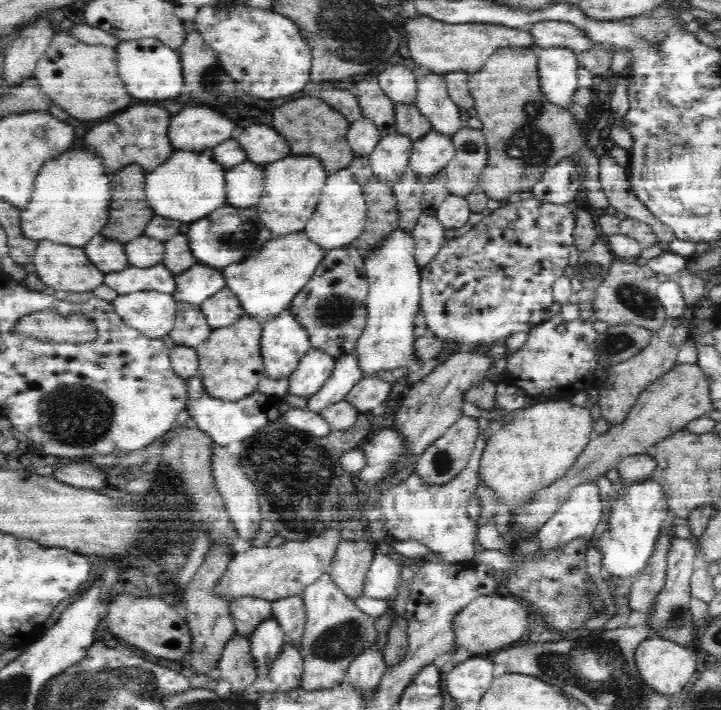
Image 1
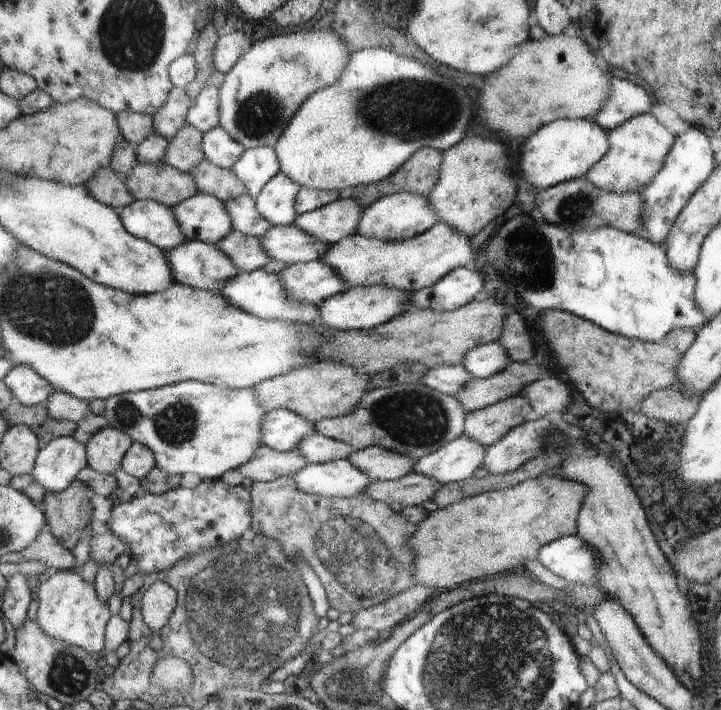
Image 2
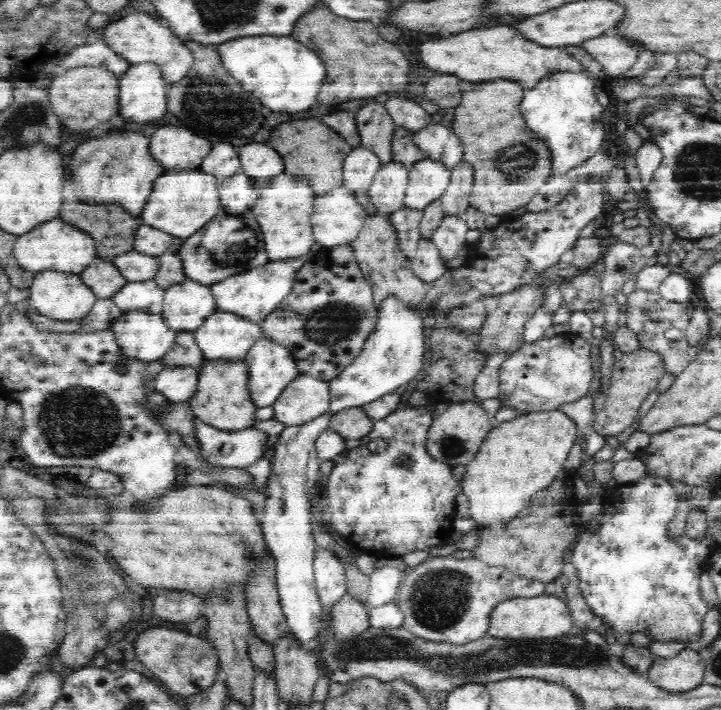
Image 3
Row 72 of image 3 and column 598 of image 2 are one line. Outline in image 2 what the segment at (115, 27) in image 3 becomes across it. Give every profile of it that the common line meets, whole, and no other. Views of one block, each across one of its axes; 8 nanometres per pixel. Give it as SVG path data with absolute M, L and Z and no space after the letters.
M650 113L634 116L624 124L607 131L608 153L603 159L592 166L584 180L594 184L596 188L606 192L625 194L638 193L640 188L648 186L663 168L664 158L671 152L674 136L656 122Z

